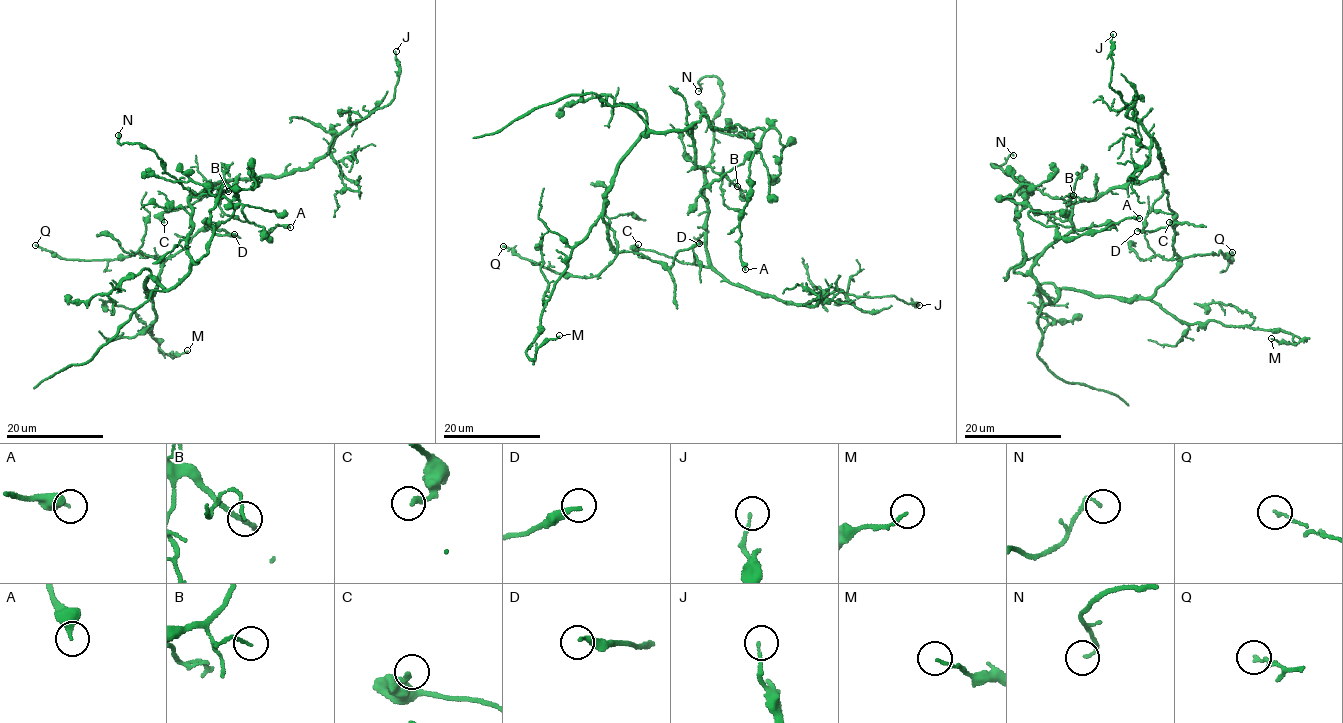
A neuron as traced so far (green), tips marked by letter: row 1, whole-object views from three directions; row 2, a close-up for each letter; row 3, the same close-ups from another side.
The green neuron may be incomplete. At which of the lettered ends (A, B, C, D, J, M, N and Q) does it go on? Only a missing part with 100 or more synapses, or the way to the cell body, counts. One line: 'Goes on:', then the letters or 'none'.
Goes on: none

